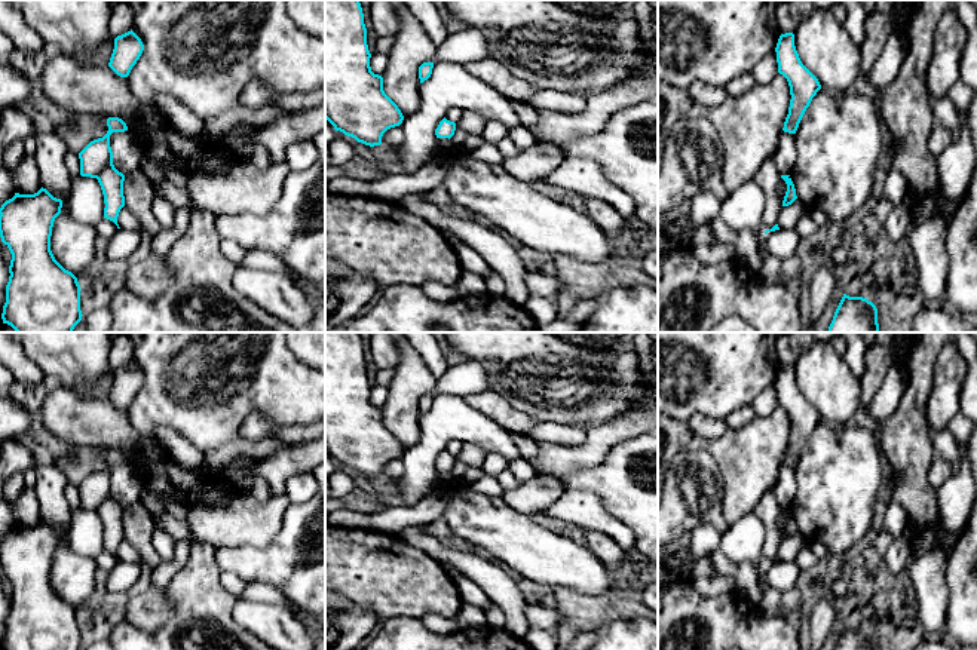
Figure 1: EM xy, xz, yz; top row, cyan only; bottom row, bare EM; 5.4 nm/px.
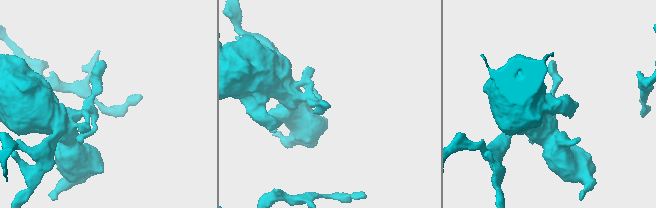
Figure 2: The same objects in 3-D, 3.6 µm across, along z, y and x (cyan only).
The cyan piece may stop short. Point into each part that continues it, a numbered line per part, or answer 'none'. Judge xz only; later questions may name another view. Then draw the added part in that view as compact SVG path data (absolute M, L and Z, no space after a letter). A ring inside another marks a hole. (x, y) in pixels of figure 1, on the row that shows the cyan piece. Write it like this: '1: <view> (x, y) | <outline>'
none

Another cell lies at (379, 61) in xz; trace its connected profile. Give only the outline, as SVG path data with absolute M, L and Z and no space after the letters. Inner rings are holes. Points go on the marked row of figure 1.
M374 52L370 58L370 67L374 74L382 76L389 64L389 53Z

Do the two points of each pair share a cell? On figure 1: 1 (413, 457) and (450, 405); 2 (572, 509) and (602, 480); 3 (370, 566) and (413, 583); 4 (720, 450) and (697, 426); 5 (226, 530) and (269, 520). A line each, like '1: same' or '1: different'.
1: same
2: different
3: same
4: different
5: same

